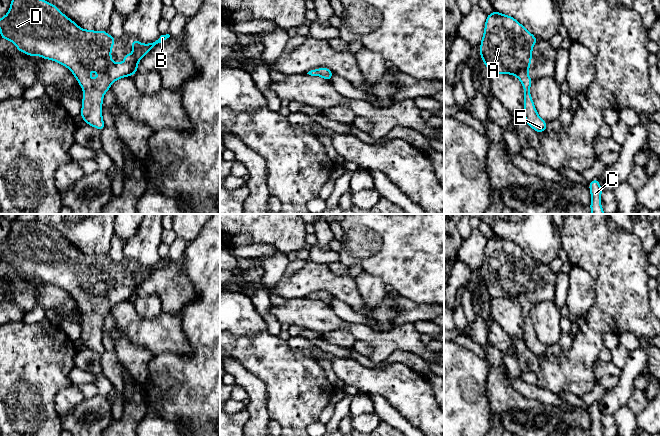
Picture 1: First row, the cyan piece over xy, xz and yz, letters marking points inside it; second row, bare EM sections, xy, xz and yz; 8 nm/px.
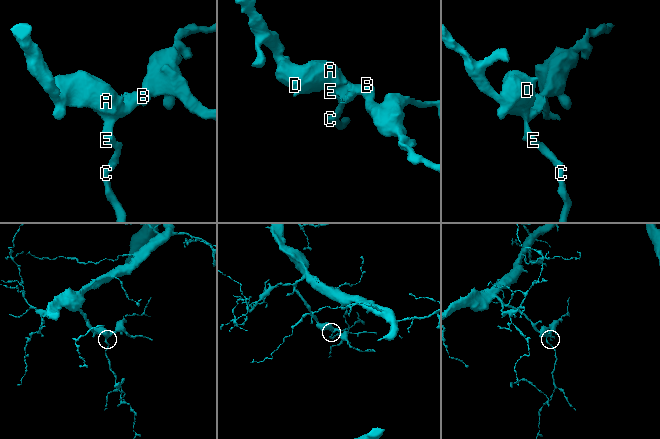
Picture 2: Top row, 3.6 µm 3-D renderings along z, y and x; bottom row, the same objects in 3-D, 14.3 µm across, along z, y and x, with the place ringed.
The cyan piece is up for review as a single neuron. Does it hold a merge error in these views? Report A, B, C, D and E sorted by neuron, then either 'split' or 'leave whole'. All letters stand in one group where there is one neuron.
A B C D E; leave whole

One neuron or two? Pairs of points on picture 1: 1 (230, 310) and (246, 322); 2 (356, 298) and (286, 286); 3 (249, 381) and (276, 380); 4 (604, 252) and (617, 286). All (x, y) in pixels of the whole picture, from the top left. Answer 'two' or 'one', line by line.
1: one
2: one
3: two
4: one

